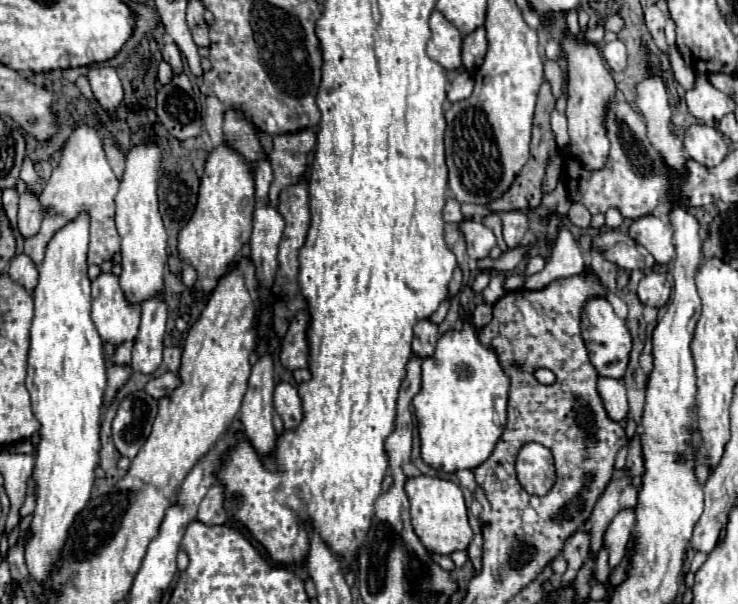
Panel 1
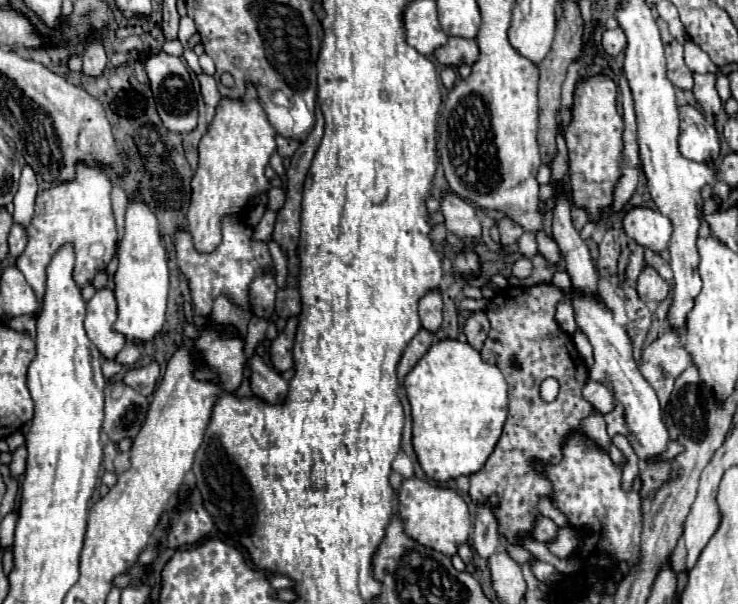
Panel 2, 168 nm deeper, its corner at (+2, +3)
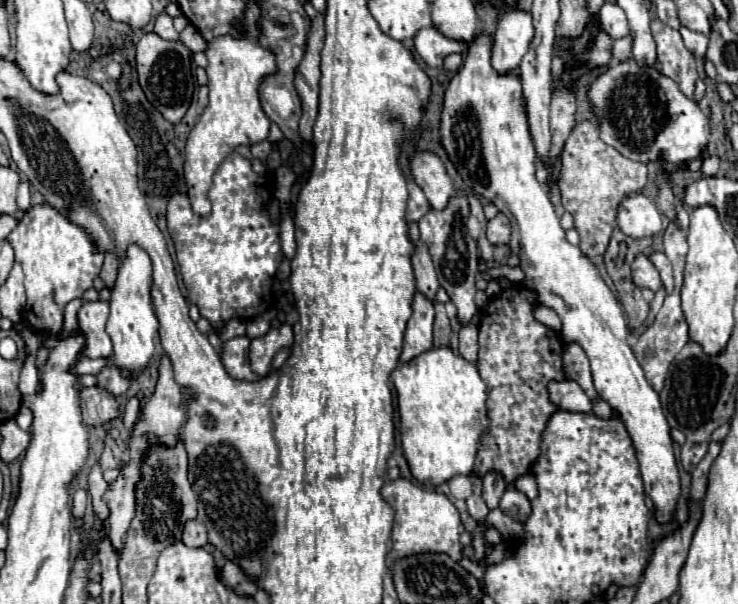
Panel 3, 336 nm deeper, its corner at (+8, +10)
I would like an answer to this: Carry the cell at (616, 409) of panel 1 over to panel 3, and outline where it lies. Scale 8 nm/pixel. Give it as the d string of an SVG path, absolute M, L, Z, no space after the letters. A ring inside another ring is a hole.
M550 381L550 401L558 401L558 407L564 411L576 413L592 413L592 401L584 393L584 389L572 381Z

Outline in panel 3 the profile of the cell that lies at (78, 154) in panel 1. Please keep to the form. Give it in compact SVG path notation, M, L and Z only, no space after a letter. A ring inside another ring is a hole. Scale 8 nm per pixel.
M48 203L30 207L18 227L8 235L8 241L14 247L16 261L24 269L24 287L28 295L24 321L38 333L58 333L62 329L66 303L82 297L82 293L92 287L92 281L102 269L104 253L96 249L94 239L84 227L72 223L68 213L62 213Z

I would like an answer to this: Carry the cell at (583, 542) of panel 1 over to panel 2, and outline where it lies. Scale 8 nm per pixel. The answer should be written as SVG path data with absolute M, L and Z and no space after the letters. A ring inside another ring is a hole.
M540 516L540 520L536 520L536 528L532 528L532 538L552 542L556 540L556 532L558 532L558 526L550 518Z

